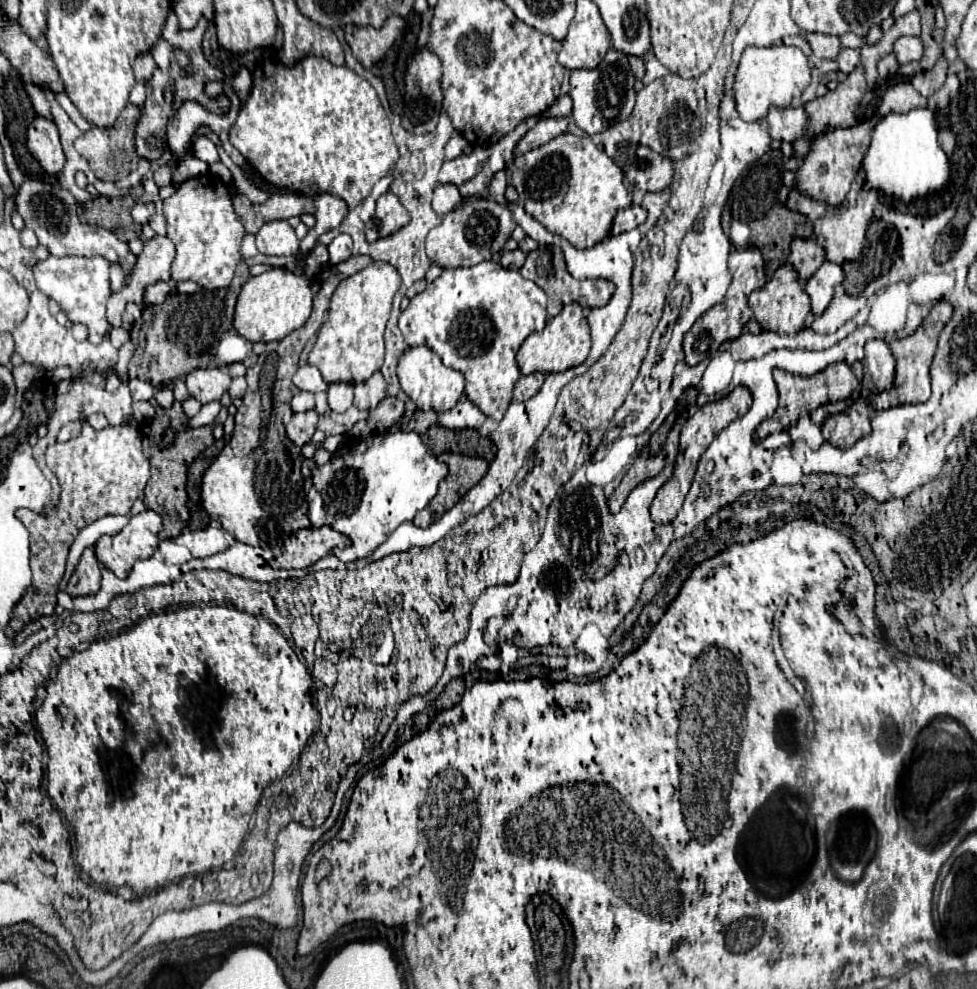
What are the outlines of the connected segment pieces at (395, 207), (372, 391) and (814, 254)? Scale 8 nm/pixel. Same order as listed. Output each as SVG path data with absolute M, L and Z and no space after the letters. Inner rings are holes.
M386 192L376 202L376 214L366 224L366 240L376 242L380 238L396 234L400 228L404 228L410 222L408 210L402 206L396 194Z
M374 372L370 380L354 386L354 406L358 410L374 410L382 398L386 398L386 382L380 372Z
M810 238L810 240L794 240L788 254L788 264L798 272L800 282L806 282L822 264L824 264L824 250Z

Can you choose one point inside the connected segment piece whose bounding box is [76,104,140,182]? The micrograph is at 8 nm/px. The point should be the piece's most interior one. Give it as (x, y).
(109, 151)

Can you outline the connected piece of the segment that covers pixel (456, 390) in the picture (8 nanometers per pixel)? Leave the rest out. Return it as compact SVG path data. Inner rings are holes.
M426 346L408 348L402 356L402 362L398 362L398 378L402 390L410 396L410 400L420 410L434 410L434 412L448 412L456 406L456 402L464 396L466 378L462 372L446 368L438 354L434 354Z

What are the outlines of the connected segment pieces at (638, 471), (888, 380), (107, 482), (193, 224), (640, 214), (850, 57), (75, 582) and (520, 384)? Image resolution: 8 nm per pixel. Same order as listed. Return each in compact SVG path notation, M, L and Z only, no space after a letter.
M648 456L648 458L638 458L630 470L626 472L626 476L622 478L620 486L614 490L614 494L608 498L608 506L612 514L618 514L618 510L622 508L626 496L644 480L654 478L660 470L664 468L664 456Z
M884 340L866 342L866 356L862 360L862 366L862 388L866 394L890 390L890 386L894 384L894 356Z
M86 422L82 424L82 434L74 440L68 442L54 442L48 446L46 450L46 464L48 468L52 468L52 472L56 474L58 482L60 482L60 502L56 504L56 514L52 518L44 516L44 514L36 514L30 510L16 510L16 518L26 526L26 530L30 532L30 568L32 568L32 586L26 590L26 594L20 598L20 602L16 604L12 618L8 622L8 628L16 634L22 630L22 626L26 622L32 620L32 614L36 616L50 616L54 614L56 608L56 592L58 592L58 584L64 576L66 570L66 558L68 558L68 548L72 546L74 538L78 536L78 532L108 514L128 514L134 500L144 496L144 486L150 478L150 462L142 452L142 440L136 428L128 428L128 426L108 426L104 430L94 430L90 428Z
M204 174L204 176L196 176L196 178L190 178L190 180L178 184L176 192L164 200L164 216L168 222L168 226L166 226L168 238L176 246L176 258L174 258L172 270L170 270L172 278L174 280L192 280L208 290L228 288L232 282L234 270L240 262L238 250L240 250L240 244L242 244L242 238L246 232L242 228L238 214L234 212L232 196L224 182L214 174Z
M630 204L622 210L618 210L618 214L612 222L612 234L622 234L622 232L628 232L628 230L634 230L644 220L646 220L646 210L642 206Z
M844 48L840 54L838 54L838 68L840 68L840 72L844 72L844 74L850 74L854 68L856 68L856 64L860 62L860 52L858 50L850 50L850 48Z
M86 548L80 564L76 566L66 592L76 598L76 596L88 596L88 594L96 594L100 586L100 564L94 556L94 548Z
M534 372L534 374L528 374L528 376L520 376L516 386L514 386L514 400L518 400L518 402L530 400L542 388L544 378L546 378L544 372Z

